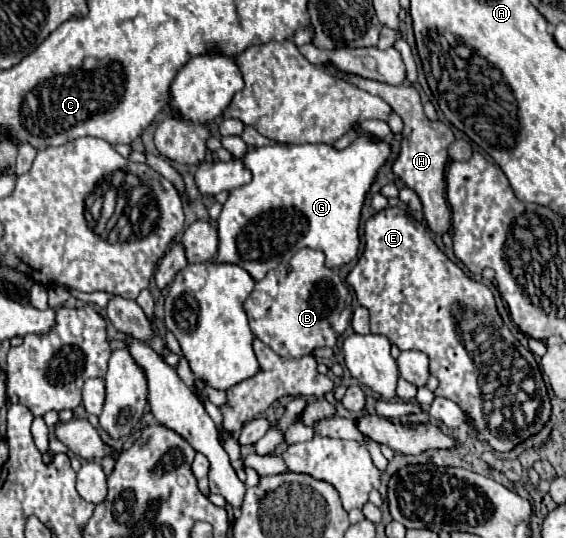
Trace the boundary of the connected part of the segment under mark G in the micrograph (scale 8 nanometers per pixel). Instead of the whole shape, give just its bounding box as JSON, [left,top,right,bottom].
[216,124,392,280]

